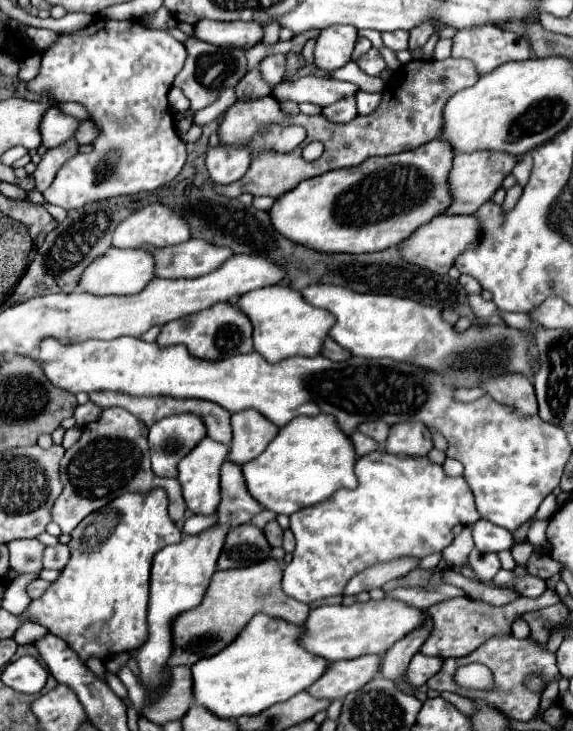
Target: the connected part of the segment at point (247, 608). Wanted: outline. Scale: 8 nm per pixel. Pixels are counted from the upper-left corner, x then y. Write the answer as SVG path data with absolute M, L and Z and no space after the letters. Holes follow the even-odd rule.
M273 558L247 566L247 568L239 568L239 570L217 570L209 582L203 602L179 614L171 622L175 648L173 648L171 658L167 660L167 668L175 668L181 664L191 666L195 664L195 660L209 658L215 652L221 652L227 644L235 640L239 630L259 612L269 614L273 618L281 618L289 624L301 626L309 614L309 606L287 596L281 590L281 566ZM199 640L207 640L207 644Z

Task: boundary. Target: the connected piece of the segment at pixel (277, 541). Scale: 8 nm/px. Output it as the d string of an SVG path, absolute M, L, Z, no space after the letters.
M271 520L271 522L263 528L263 532L265 532L265 536L267 536L267 540L269 540L271 546L281 546L281 542L283 542L283 530L281 530L281 526L277 524L277 520Z

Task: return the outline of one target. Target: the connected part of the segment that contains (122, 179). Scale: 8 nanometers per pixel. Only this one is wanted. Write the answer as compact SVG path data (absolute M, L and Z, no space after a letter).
M99 18L97 22L93 22L91 26L83 28L83 30L77 30L77 32L71 32L71 34L61 34L57 38L57 42L43 52L43 62L41 62L41 70L39 70L39 76L33 78L29 82L29 90L31 92L37 92L37 94L43 94L45 90L51 90L53 92L53 98L55 102L79 102L87 108L89 112L89 120L97 126L97 138L93 140L93 150L89 154L75 154L71 160L67 160L67 164L63 164L63 168L57 172L53 184L43 192L45 200L49 204L57 204L57 206L63 206L65 210L71 210L71 208L81 208L83 204L87 202L95 202L95 200L105 200L105 198L111 198L111 196L121 196L121 194L137 194L137 192L147 192L147 190L155 190L167 182L171 182L183 168L185 164L185 142L177 136L177 130L175 130L175 122L173 122L173 114L169 112L169 104L167 104L167 92L175 80L175 76L181 72L183 64L185 64L185 58L187 58L187 52L185 52L185 46L181 42L177 42L167 30L157 30L157 28L149 28L145 26L143 22L139 20L103 20Z

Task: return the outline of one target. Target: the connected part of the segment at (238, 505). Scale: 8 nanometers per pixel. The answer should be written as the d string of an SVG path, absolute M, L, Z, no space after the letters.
M223 462L221 466L221 504L219 504L219 524L241 526L253 520L265 508L251 498L247 492L241 466L233 462Z

